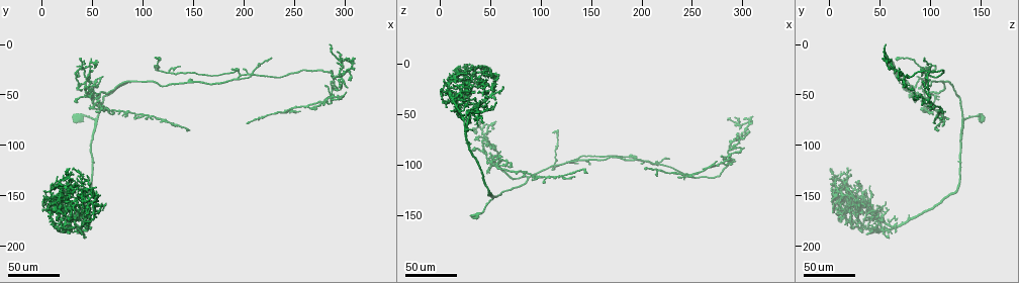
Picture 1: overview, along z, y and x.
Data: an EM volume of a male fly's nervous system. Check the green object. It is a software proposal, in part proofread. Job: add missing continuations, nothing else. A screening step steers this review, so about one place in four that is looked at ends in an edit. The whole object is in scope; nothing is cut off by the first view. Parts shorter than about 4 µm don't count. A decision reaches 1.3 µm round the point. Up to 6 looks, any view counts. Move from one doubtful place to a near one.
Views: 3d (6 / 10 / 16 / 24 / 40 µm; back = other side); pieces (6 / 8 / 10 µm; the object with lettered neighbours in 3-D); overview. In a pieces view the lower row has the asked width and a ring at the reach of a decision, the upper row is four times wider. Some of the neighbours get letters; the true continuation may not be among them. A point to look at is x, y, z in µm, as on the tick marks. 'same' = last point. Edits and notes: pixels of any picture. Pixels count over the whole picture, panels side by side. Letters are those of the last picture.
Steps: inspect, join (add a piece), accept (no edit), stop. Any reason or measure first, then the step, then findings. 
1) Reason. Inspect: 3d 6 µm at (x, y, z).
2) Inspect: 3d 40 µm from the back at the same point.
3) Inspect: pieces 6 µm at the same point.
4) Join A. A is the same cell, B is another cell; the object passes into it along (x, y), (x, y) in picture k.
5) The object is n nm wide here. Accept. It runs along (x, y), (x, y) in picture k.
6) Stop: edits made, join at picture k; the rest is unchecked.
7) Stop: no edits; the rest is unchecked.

Tapers out. Inspect: 3d 24 µm at (308, 14, 52).

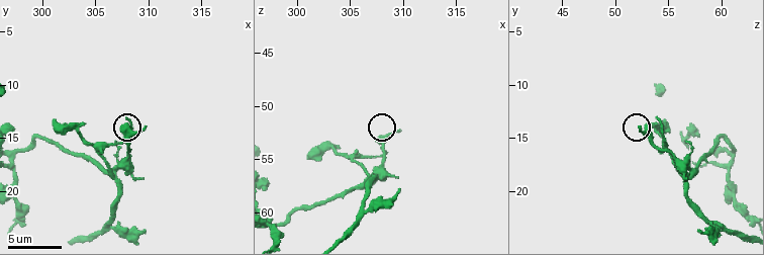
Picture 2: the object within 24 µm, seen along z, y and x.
Inspect: pieces 6 µm at (309.6, 13.8, 52.4).

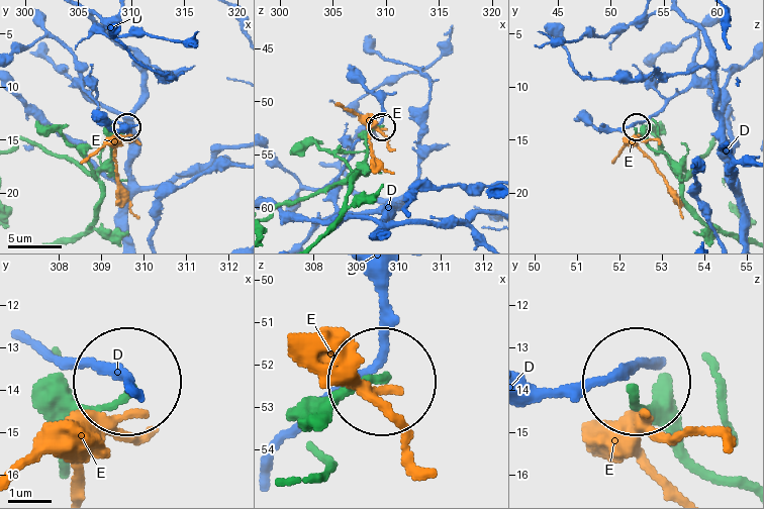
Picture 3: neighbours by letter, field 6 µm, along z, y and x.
Accept. D and E are other cells; it runs along (732, 237), (699, 216), (683, 195), (685, 173), (637, 128) in picture 3; none of them fits.

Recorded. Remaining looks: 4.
Branch stops here. Inspect: 3d 40 µm at (32, 166, 30).

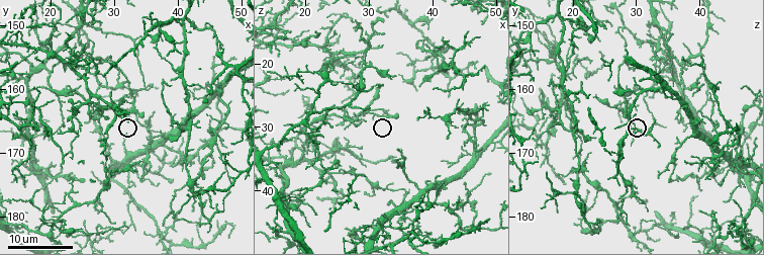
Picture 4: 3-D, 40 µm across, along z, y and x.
Inspect: pieces 8 µm at (34.5, 164.5, 28.5).

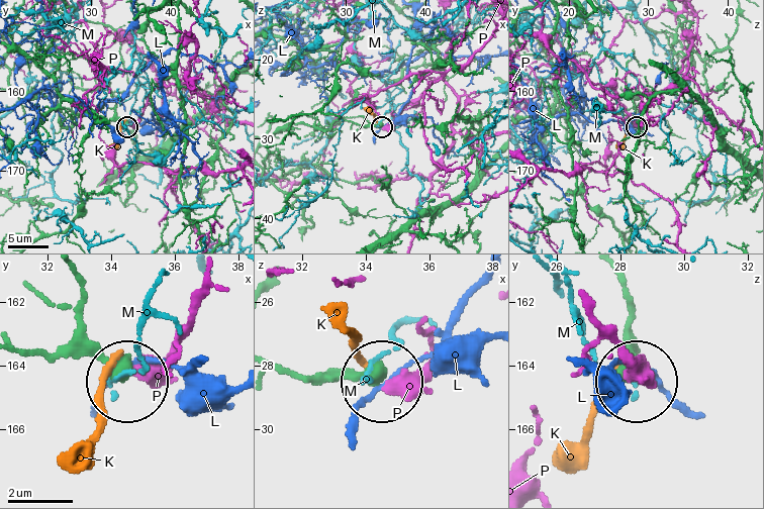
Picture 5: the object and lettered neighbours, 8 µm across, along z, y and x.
Accept. K, L, M and P are other cells; it runs along (274, 368), (314, 379), (377, 379) in picture 5; no lettered piece goes on from it.

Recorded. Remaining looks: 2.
An open end. Inspect: 3d 40 µm at (148, 34, 98).

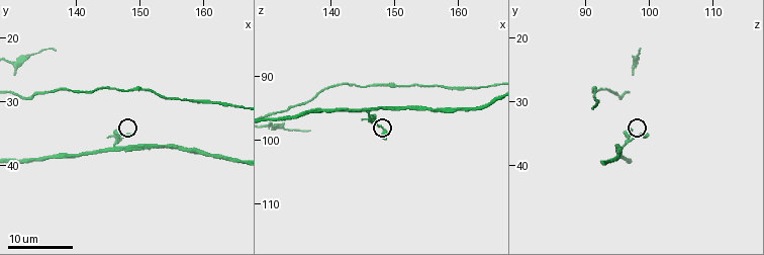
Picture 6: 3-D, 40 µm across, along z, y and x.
Inspect: pieces 8 µm at (148.0, 35.5, 100.0).

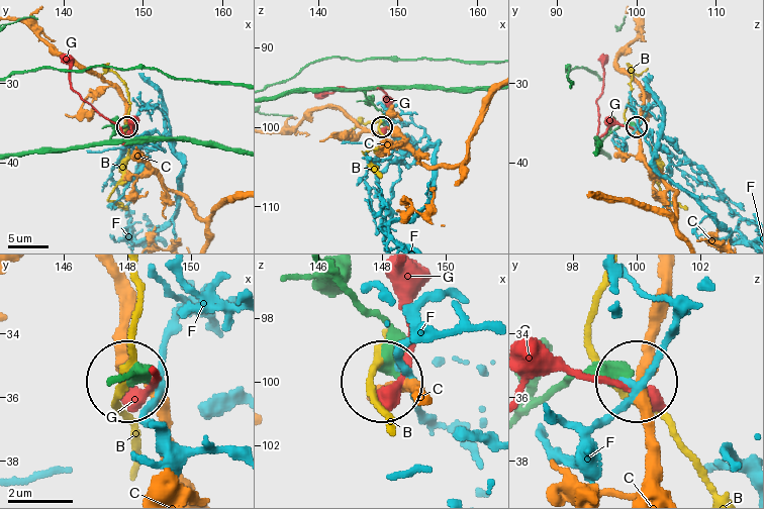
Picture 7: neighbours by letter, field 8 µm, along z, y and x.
The object is 530 nm wide here. Accept. B, C, F and G are other cells; it runs along (277, 98), (309, 91), (360, 91), (380, 111), (384, 125) in picture 7; none of them fits.

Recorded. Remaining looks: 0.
Stop: no edits; the rest is unchecked.

